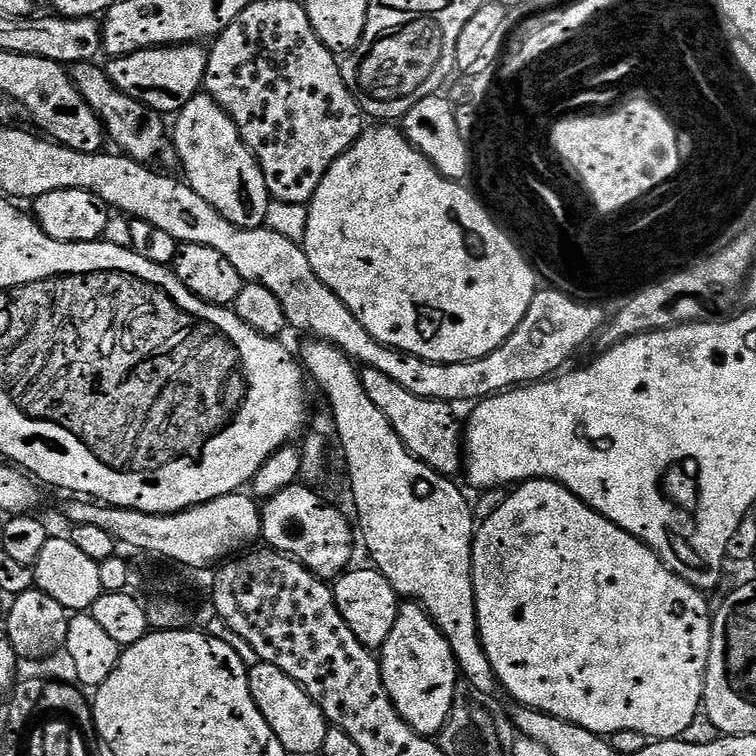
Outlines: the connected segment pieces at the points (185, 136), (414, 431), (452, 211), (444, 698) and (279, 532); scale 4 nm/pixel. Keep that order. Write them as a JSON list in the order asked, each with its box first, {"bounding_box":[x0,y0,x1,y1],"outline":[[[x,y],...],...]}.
[{"bounding_box":[170,94,270,228],"outline":[[[197,94],[194,98],[190,98],[190,102],[186,102],[186,106],[182,106],[180,111],[175,113],[174,120],[176,120],[176,128],[174,124],[170,135],[179,163],[184,163],[183,179],[194,190],[194,194],[206,198],[206,202],[210,202],[210,206],[214,206],[214,210],[218,210],[222,218],[234,222],[234,226],[263,228],[266,210],[270,203],[266,178],[262,174],[259,162],[256,161],[256,155],[246,146],[230,114],[226,114],[226,110],[218,106],[213,96]]]},{"bounding_box":[361,367,462,478],"outline":[[[361,367],[362,387],[370,397],[370,402],[386,414],[390,426],[402,438],[402,442],[426,466],[449,478],[455,477],[462,468],[462,424],[456,421],[457,409],[451,404],[434,398],[418,398],[418,394],[410,394],[406,386],[398,386],[394,378],[382,374],[382,370]]]},{"bounding_box":[302,126,538,362],"outline":[[[396,126],[365,127],[364,133],[343,152],[326,170],[326,178],[318,186],[308,204],[308,225],[302,241],[306,258],[310,258],[310,266],[320,281],[339,298],[344,305],[362,322],[362,326],[385,348],[394,348],[397,352],[409,352],[430,362],[470,362],[478,358],[486,358],[490,350],[498,350],[510,334],[526,318],[526,310],[530,310],[530,302],[538,291],[538,273],[528,259],[514,243],[513,237],[504,232],[488,217],[488,212],[467,192],[463,183],[447,180],[435,166],[415,148],[403,131]]]},{"bounding_box":[378,602,458,737],"outline":[[[415,602],[401,603],[398,618],[394,618],[394,630],[390,630],[390,638],[386,638],[384,647],[379,649],[378,659],[382,682],[386,686],[392,705],[398,714],[412,727],[419,736],[435,737],[435,732],[443,733],[449,723],[448,715],[452,712],[452,703],[456,700],[456,680],[458,681],[458,665],[456,655],[450,650],[450,642],[438,630],[438,626],[428,617],[428,611]]]},{"bounding_box":[260,482,354,582],"outline":[[[297,482],[286,486],[286,490],[282,490],[277,496],[263,501],[260,518],[262,540],[267,547],[294,557],[318,579],[332,582],[349,571],[353,563],[351,560],[354,524],[338,509],[324,504],[323,498],[316,491],[315,487],[307,483]]]}]

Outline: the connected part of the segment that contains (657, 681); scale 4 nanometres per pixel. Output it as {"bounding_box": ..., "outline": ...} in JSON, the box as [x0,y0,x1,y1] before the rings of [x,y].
{"bounding_box":[472,480,713,741],"outline":[[[525,480],[519,486],[513,487],[509,492],[512,493],[485,518],[484,525],[481,528],[479,525],[472,537],[472,585],[474,586],[474,598],[476,599],[476,621],[480,627],[480,642],[490,658],[490,666],[494,670],[499,687],[503,691],[505,688],[517,700],[515,702],[517,705],[525,708],[536,708],[539,712],[557,716],[566,722],[577,724],[586,730],[595,732],[597,736],[610,738],[618,730],[634,730],[638,734],[648,737],[649,741],[674,740],[683,737],[686,726],[690,726],[690,722],[694,722],[694,718],[701,715],[704,703],[704,671],[710,658],[710,642],[712,641],[713,613],[710,611],[710,608],[708,612],[709,597],[701,592],[699,588],[690,586],[690,582],[686,582],[681,576],[670,571],[648,545],[631,536],[626,530],[622,530],[614,522],[610,522],[602,514],[595,512],[588,504],[582,503],[573,492],[566,490],[560,484],[553,482],[553,480]]]}

